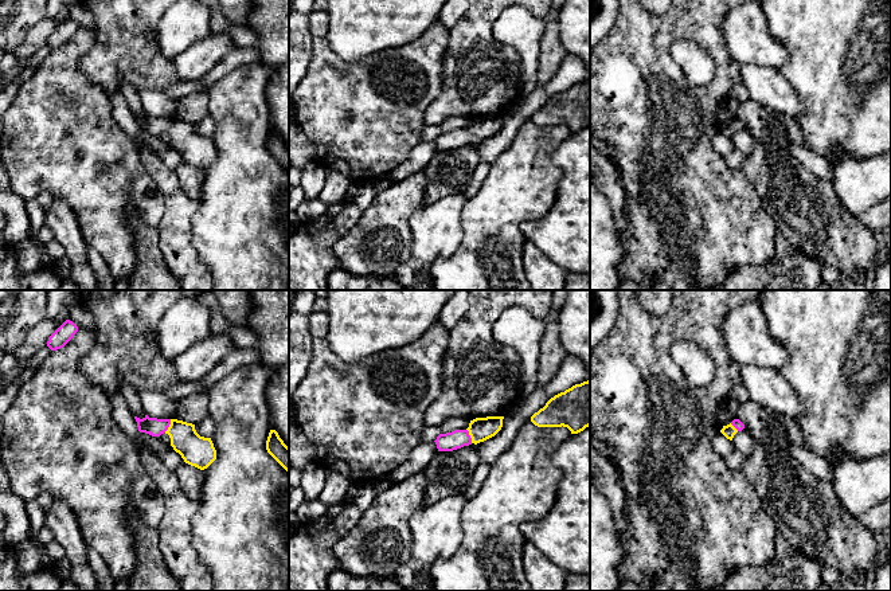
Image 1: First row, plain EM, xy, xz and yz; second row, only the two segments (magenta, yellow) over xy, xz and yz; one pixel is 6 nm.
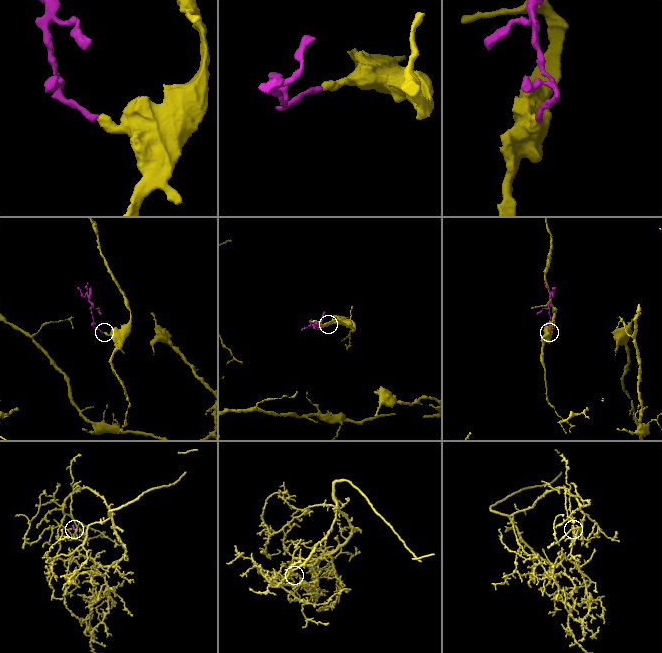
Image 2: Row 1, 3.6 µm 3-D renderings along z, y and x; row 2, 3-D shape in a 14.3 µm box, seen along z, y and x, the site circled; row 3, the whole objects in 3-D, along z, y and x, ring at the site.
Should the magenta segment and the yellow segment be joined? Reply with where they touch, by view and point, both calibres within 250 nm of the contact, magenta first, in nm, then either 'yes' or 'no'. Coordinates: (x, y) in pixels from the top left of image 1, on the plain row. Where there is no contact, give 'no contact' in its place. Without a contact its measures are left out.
contact xz (469, 134); calibres 110 and 140 nm; yes

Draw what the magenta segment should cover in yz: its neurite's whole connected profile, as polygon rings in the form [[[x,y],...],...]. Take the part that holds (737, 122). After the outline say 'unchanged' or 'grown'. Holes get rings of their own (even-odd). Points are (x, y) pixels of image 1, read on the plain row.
[[[734,118],[730,124],[723,125],[720,132],[730,140],[732,140],[734,134],[738,130],[742,130],[745,128],[745,124],[739,118]]] | grown

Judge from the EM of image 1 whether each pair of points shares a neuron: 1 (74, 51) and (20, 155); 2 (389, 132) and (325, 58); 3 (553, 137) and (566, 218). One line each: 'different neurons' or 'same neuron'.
1: same neuron
2: same neuron
3: different neurons

